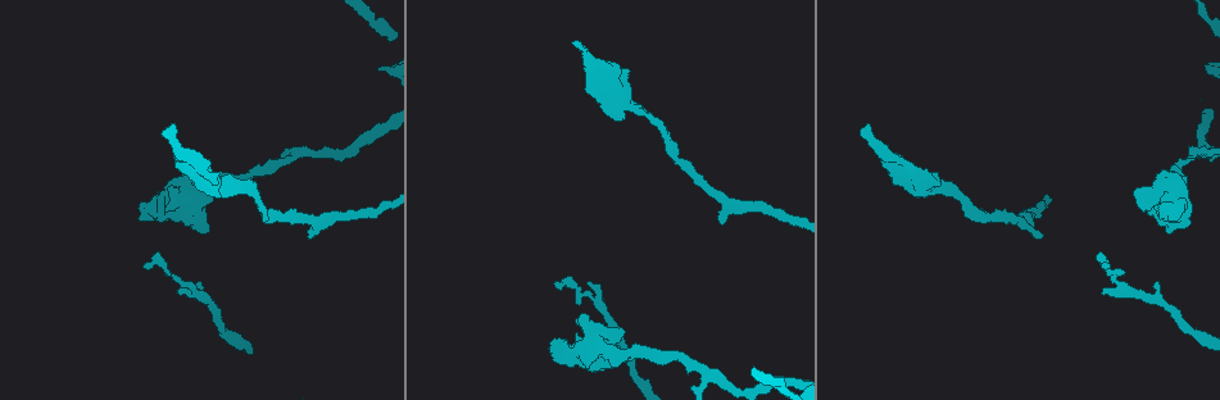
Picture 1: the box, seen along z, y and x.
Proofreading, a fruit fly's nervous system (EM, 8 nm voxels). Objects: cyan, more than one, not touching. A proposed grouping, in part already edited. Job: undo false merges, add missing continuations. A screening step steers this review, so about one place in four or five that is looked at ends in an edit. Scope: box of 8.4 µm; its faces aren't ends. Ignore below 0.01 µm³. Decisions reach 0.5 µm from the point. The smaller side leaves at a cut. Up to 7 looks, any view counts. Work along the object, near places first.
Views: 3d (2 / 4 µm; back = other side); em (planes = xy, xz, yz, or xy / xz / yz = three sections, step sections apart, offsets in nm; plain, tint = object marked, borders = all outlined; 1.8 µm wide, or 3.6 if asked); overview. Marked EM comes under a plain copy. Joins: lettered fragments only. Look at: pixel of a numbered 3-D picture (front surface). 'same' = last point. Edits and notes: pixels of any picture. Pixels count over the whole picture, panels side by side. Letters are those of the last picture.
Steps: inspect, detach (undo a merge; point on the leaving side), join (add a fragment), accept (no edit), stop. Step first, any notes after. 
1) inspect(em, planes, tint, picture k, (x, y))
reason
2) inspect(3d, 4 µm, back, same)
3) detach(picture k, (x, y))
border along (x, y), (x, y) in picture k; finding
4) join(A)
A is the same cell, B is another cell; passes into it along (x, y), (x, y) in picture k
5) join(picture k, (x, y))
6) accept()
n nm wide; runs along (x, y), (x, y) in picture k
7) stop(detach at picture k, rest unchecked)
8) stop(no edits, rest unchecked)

inspect(3d, 4 µm, picture 1, (168, 187))
free end

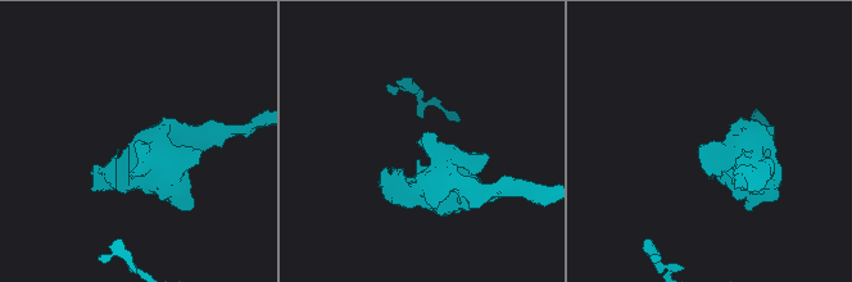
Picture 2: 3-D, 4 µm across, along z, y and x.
inspect(em, 3.6 µm, planes, borders, picture 2, (422, 137))
need the tissue

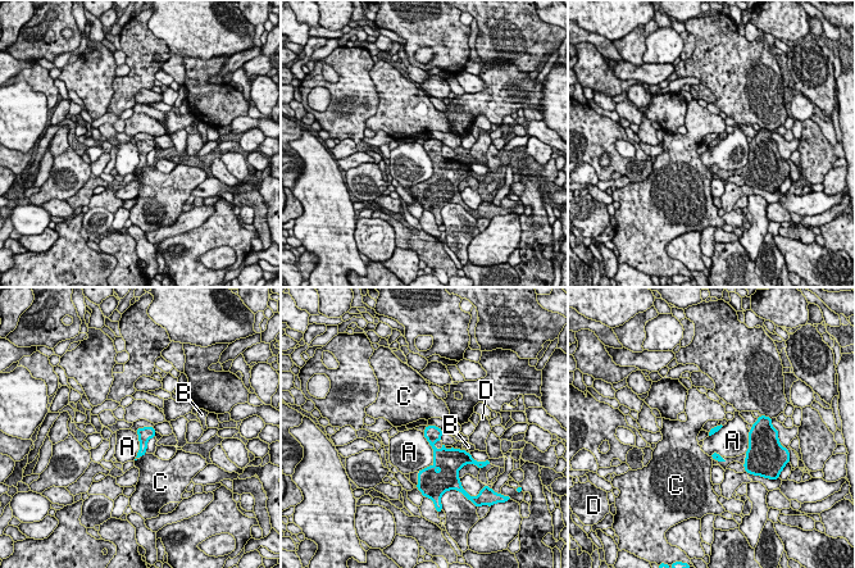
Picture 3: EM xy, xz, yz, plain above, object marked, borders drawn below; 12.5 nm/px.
accept()
A touches over 500 nm; A, B, C and D are other cells; none of them fits

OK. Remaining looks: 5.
inspect(3d, 4 µm, picture 1, (1193, 154))
sharp bend

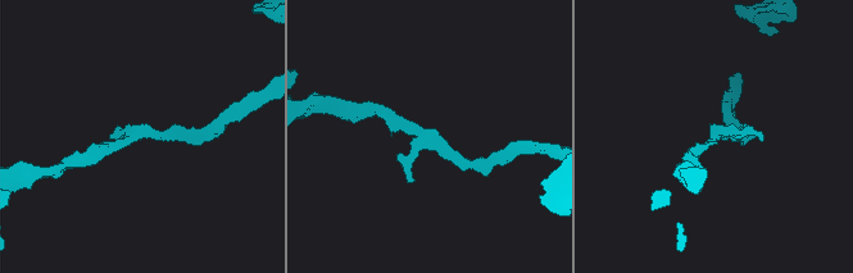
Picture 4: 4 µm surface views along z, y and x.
inspect(em, planes, borders, picture 4, (141, 132))
shape alone is not enough

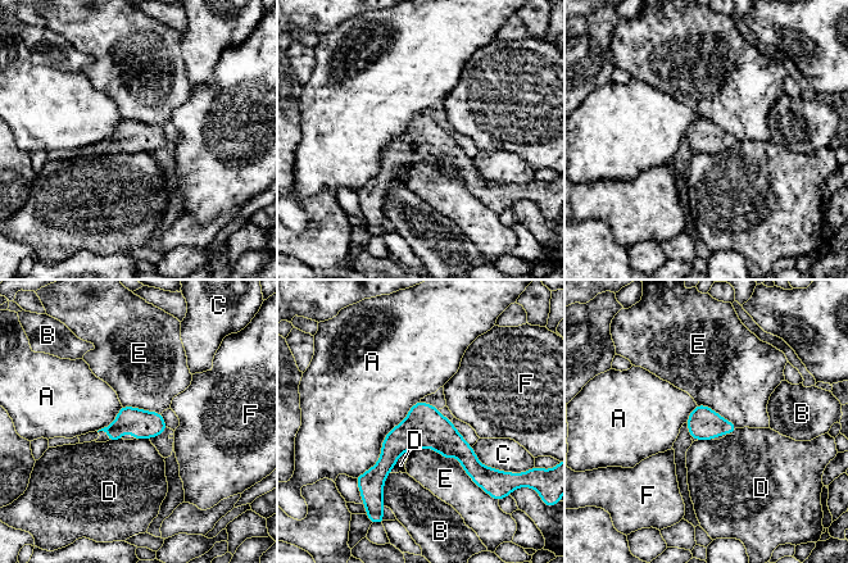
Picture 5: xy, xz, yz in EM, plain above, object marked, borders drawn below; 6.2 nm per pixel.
accept()
180 nm wide; A, B, C, D, E and F are other cells; runs along (480, 472), (445, 439), (407, 439), (366, 476) in picture 5; one neuron here

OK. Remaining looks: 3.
inspect(3d, 2 µm, back, picture 1, (868, 123))

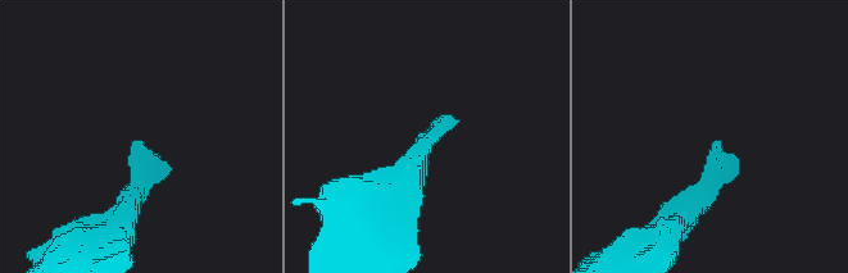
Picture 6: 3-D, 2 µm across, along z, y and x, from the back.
inspect(em, xy, step 16, borders, picture 6, (715, 141))
shape alone is not enough

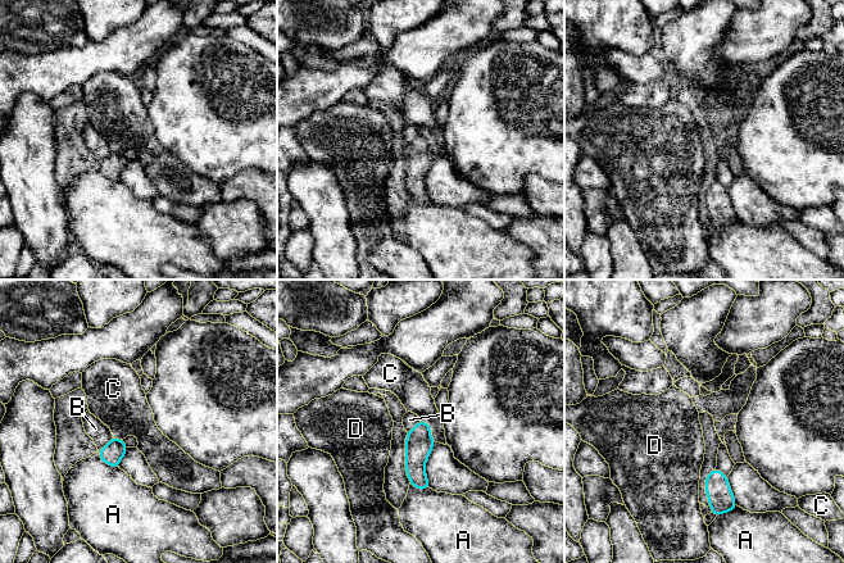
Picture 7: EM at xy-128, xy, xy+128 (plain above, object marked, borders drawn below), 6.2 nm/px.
accept()
A, B, C and D are other cells; border along (421, 420), (431, 430) in picture 7; no lettered fragment goes on from it

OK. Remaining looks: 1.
stop(no edits, rest unchecked)

